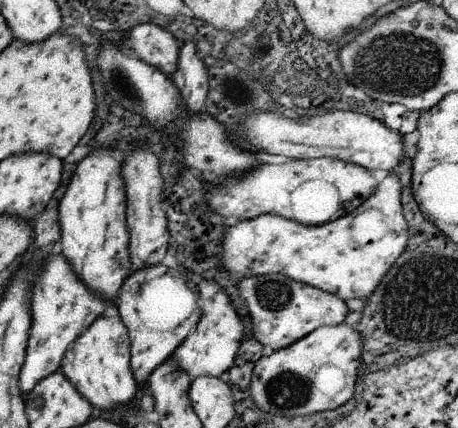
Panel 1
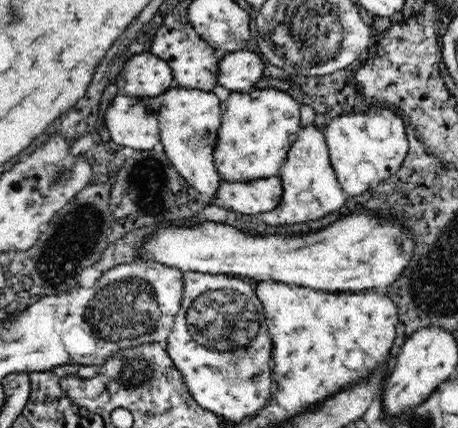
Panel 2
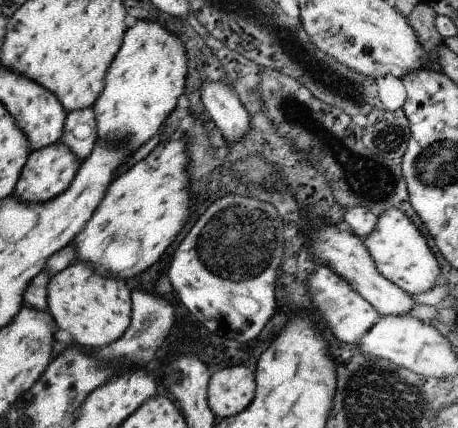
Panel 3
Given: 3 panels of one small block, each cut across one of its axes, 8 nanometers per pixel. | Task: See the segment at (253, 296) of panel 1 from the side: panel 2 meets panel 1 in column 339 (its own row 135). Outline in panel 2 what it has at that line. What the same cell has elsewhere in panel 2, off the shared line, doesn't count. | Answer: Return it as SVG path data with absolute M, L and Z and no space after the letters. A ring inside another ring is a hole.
M300 128L300 138L294 142L284 168L280 170L280 178L284 182L284 194L280 206L268 214L258 216L268 228L280 226L294 226L294 224L308 224L318 222L334 212L338 212L346 204L346 194L332 170L330 152L324 144L324 132L310 128Z

